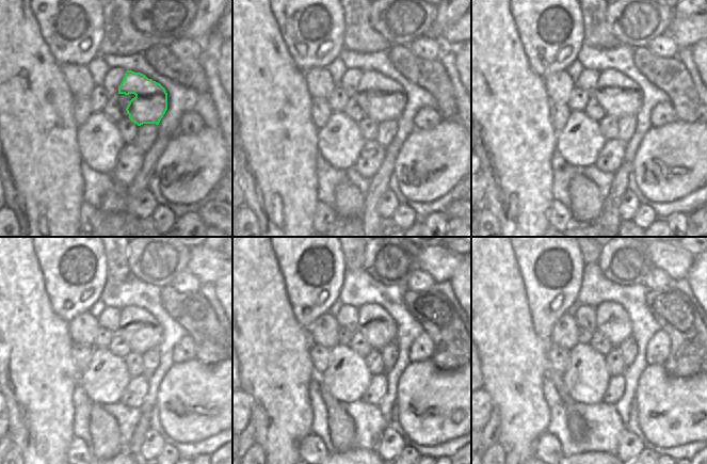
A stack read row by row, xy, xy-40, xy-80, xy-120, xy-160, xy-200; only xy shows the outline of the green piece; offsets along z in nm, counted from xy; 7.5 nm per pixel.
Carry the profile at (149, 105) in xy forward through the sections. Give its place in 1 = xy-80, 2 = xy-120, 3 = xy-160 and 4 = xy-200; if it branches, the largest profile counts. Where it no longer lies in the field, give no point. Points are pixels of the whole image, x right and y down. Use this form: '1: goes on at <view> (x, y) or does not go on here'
1: goes on at xy-80 (624, 98)
2: goes on at xy-120 (142, 329)
3: goes on at xy-160 (374, 322)
4: goes on at xy-200 (612, 320)

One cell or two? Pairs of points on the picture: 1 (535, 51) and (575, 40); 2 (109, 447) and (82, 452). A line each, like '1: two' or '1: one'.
1: one
2: two

